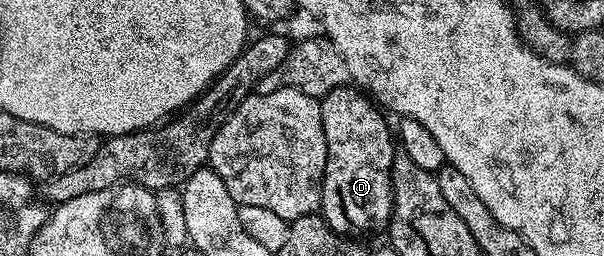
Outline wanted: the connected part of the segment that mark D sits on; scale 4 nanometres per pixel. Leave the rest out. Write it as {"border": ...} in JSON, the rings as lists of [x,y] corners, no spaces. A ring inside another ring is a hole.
{"border":[[[349,84],[332,90],[327,97],[321,98],[321,103],[326,140],[321,216],[327,225],[342,231],[346,231],[346,228],[385,230],[389,226],[394,205],[390,172],[396,152],[396,137],[392,132],[392,125],[382,118],[383,110],[363,90]]]}

